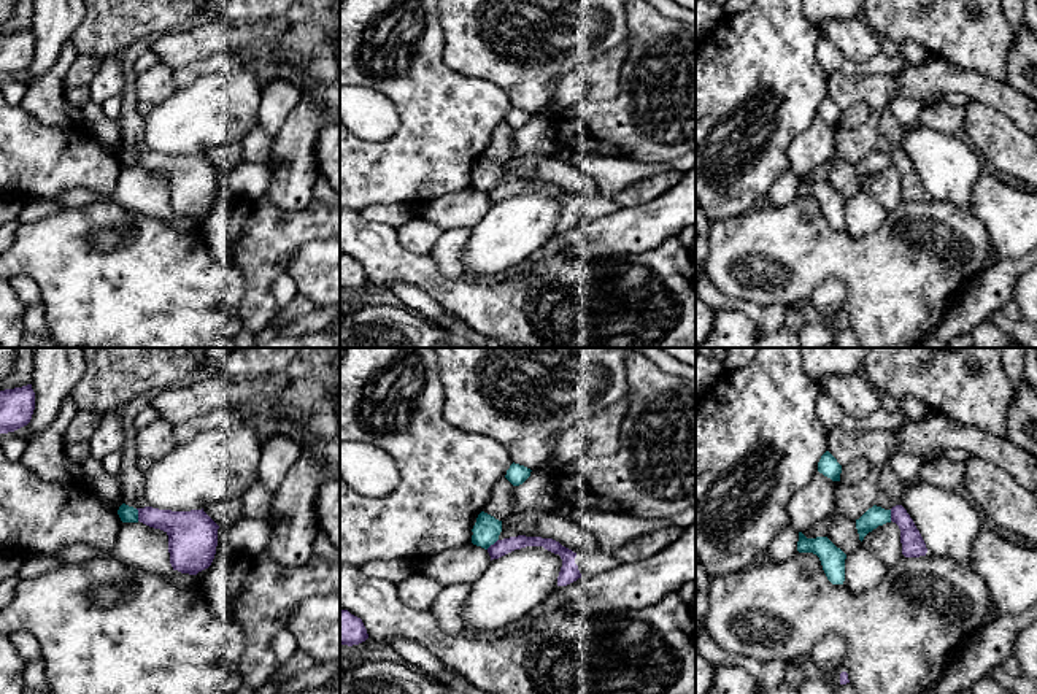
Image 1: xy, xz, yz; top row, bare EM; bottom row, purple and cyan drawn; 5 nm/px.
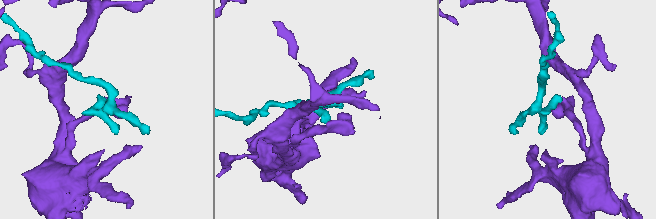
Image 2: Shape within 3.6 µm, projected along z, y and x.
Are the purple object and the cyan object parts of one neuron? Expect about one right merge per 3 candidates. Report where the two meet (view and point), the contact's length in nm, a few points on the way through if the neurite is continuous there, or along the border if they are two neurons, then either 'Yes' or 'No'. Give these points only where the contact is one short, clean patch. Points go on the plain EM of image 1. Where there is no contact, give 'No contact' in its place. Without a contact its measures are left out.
Touches purple at xy (138, 159). Shared border 70 nm. No

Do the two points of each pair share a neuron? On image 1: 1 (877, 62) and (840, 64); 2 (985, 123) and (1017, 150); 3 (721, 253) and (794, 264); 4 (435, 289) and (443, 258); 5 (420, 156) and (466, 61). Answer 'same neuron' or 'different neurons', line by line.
1: same neuron
2: same neuron
3: same neuron
4: different neurons
5: different neurons

